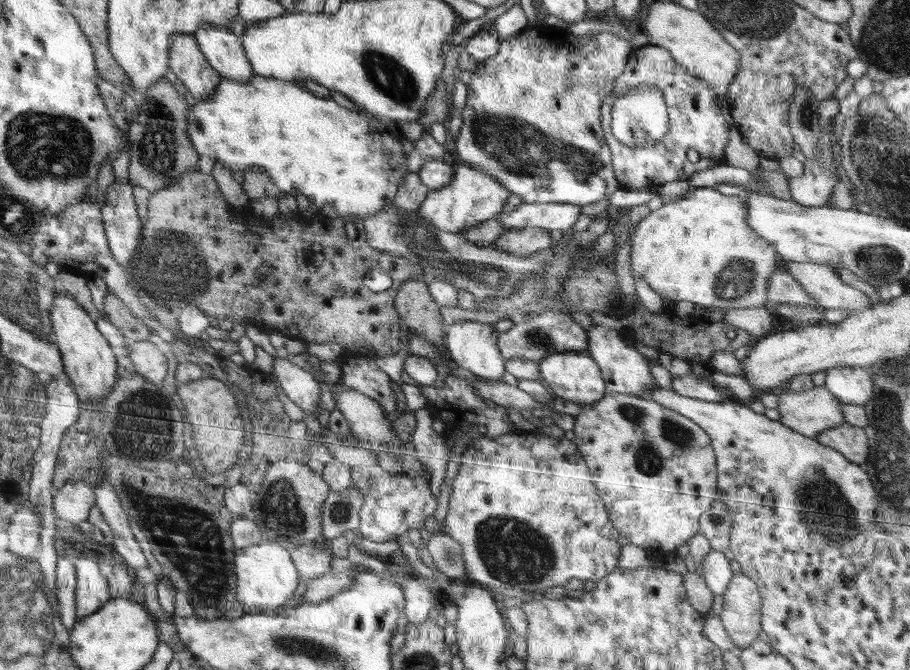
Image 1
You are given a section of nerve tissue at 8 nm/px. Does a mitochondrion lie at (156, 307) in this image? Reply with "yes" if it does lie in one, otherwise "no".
yes

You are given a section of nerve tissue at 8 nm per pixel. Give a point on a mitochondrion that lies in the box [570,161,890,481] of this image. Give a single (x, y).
(656, 432)

